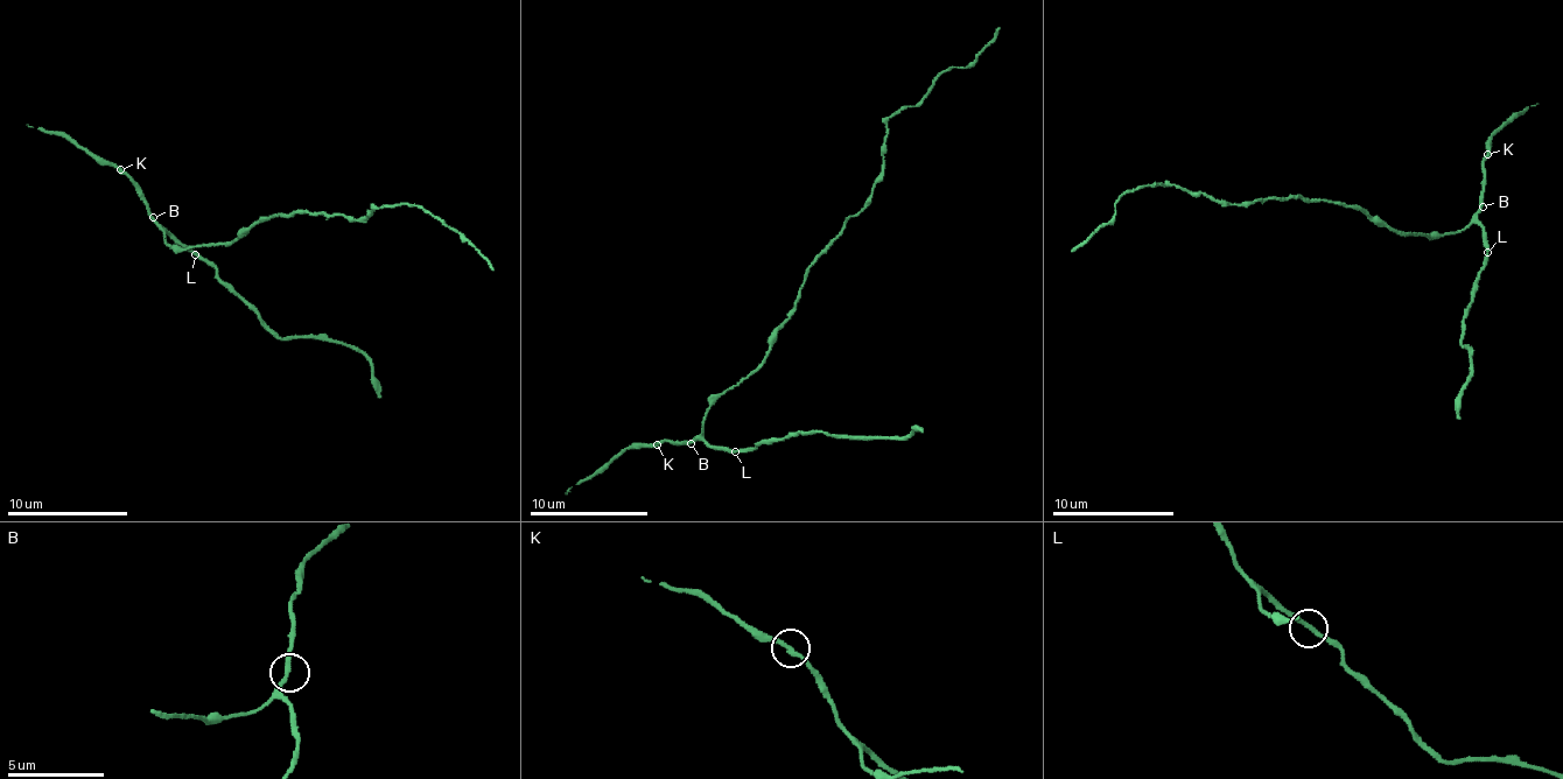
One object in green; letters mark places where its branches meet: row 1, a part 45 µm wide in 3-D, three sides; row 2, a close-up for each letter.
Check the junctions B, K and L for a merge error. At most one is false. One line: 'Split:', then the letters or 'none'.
Split: none

